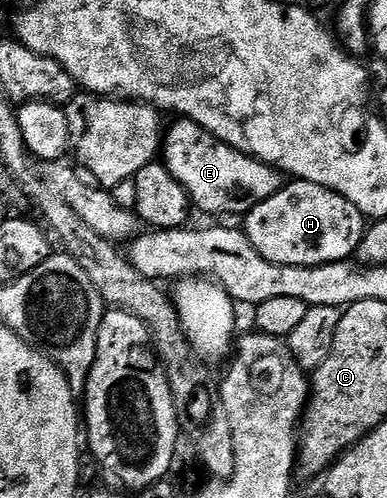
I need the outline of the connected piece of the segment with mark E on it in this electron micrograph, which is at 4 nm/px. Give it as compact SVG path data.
M189 117L179 118L179 123L169 124L164 135L164 165L170 176L178 179L190 194L193 206L210 215L245 216L258 203L263 203L284 186L283 172L266 163L236 151L217 139Z

